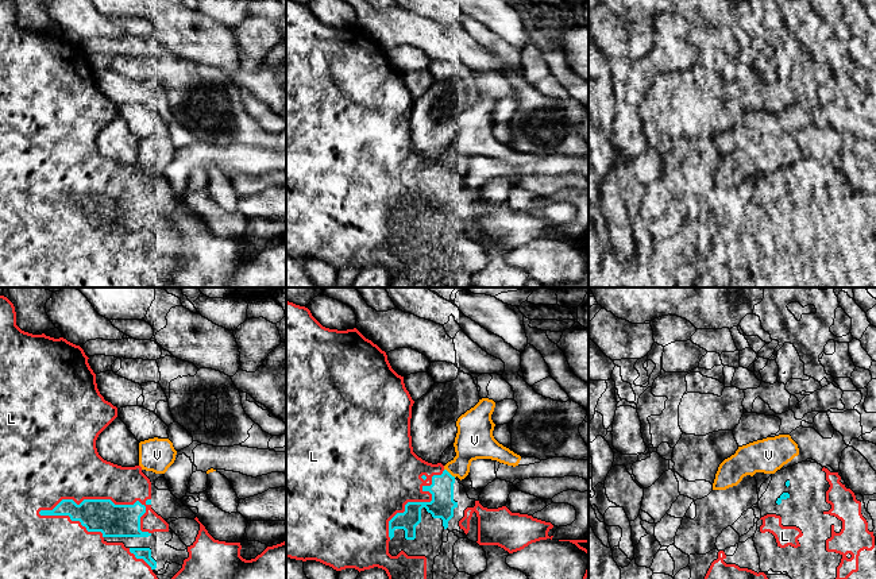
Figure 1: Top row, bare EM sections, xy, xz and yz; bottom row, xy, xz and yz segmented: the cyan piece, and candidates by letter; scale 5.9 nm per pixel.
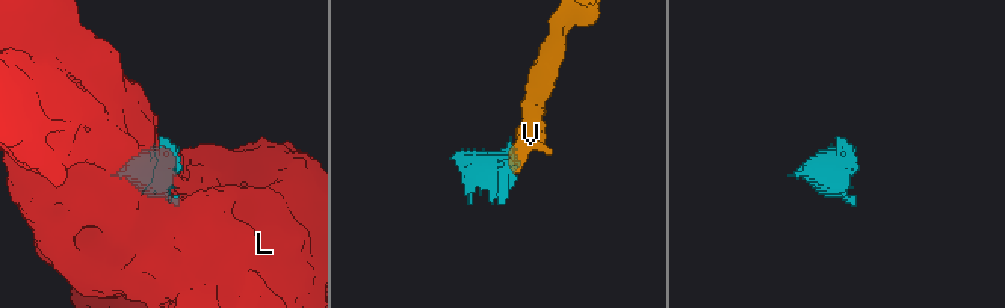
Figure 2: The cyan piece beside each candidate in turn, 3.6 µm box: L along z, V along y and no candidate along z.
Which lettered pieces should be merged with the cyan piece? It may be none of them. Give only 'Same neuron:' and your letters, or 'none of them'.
Same neuron: L

